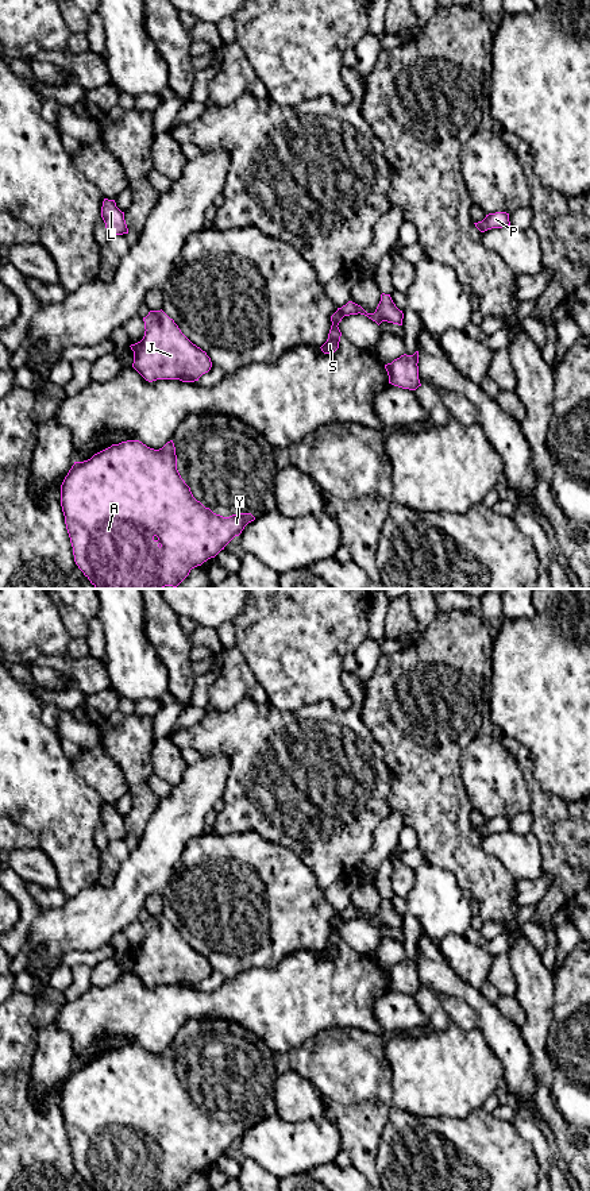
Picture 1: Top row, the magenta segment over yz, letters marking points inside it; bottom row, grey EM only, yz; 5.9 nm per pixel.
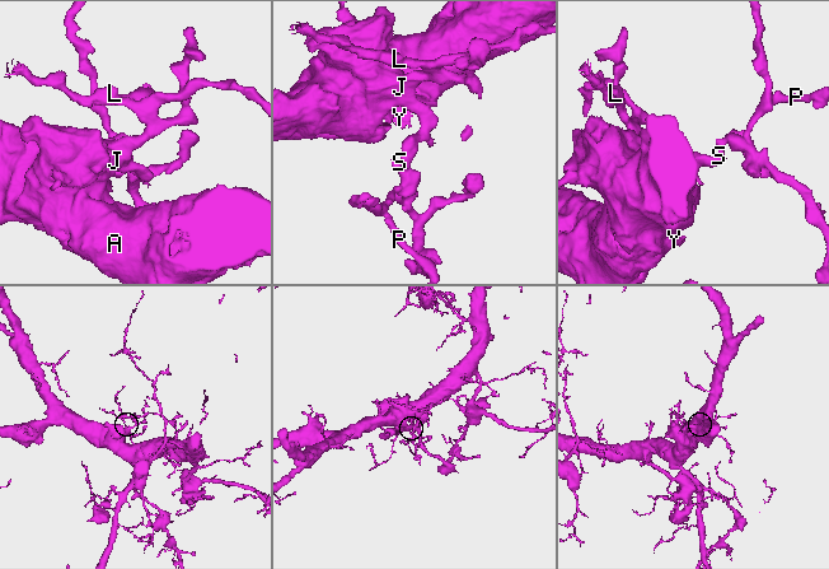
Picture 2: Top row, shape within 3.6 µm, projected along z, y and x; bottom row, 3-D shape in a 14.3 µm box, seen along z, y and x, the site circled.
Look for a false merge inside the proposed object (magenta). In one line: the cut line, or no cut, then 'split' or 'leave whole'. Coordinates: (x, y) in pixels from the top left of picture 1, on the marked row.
cut none; leave whole

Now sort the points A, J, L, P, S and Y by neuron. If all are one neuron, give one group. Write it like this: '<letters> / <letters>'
A J L P S Y

